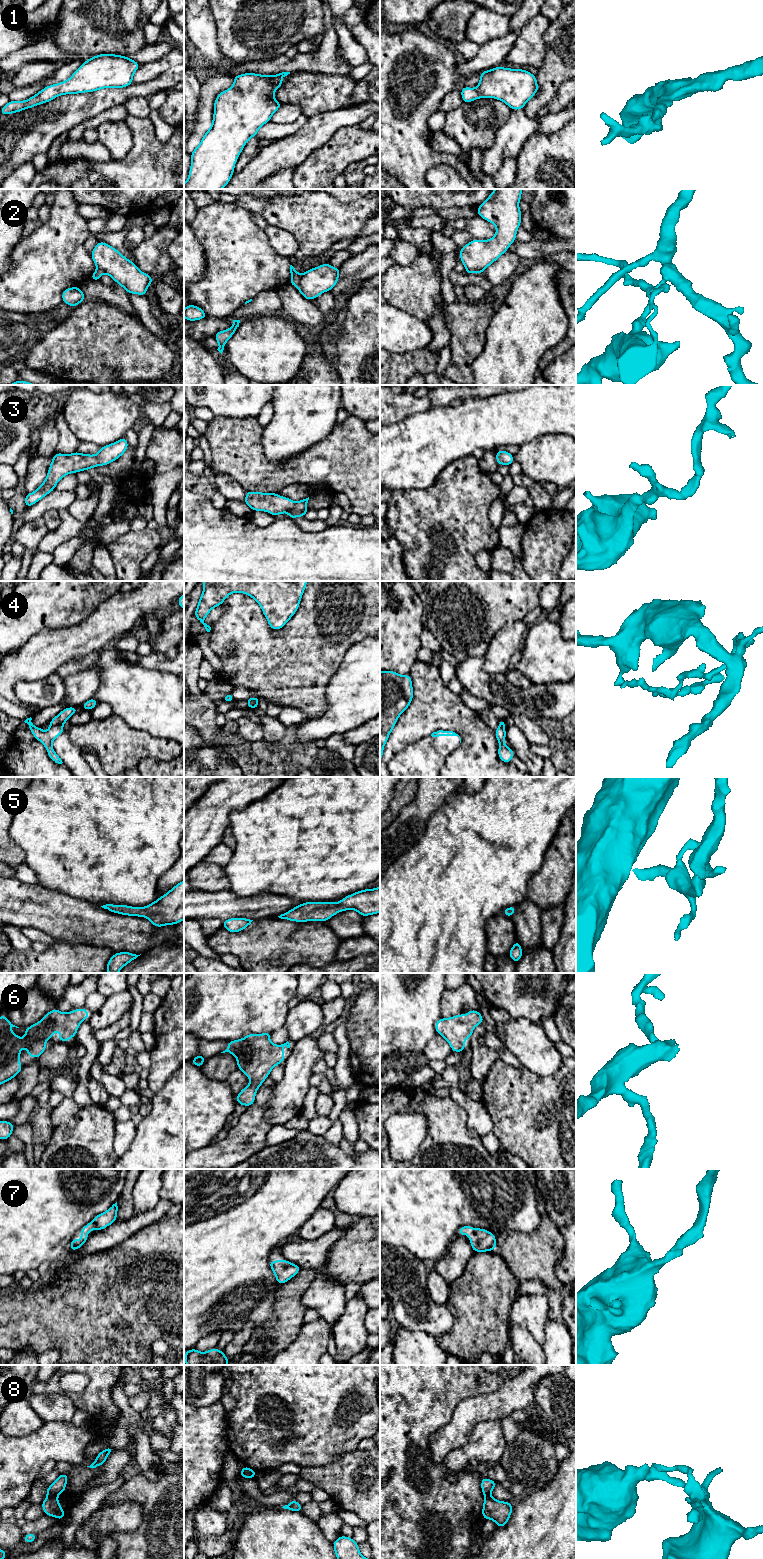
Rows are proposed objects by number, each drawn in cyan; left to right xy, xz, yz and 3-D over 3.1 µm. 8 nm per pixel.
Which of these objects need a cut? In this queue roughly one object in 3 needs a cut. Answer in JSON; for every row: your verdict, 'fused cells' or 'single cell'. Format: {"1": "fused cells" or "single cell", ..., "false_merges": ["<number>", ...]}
{"1": "single cell", "2": "fused cells", "3": "single cell", "4": "fused cells", "5": "single cell", "6": "single cell", "7": "single cell", "8": "fused cells", "false_merges": ["2", "4", "8"]}

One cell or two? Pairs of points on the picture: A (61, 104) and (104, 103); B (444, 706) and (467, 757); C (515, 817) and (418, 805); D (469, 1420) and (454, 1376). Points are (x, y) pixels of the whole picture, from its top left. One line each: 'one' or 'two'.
A: one
B: one
C: two
D: two

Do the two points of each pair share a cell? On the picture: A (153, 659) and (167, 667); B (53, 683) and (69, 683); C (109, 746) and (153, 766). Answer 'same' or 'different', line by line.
A: same
B: different
C: different

